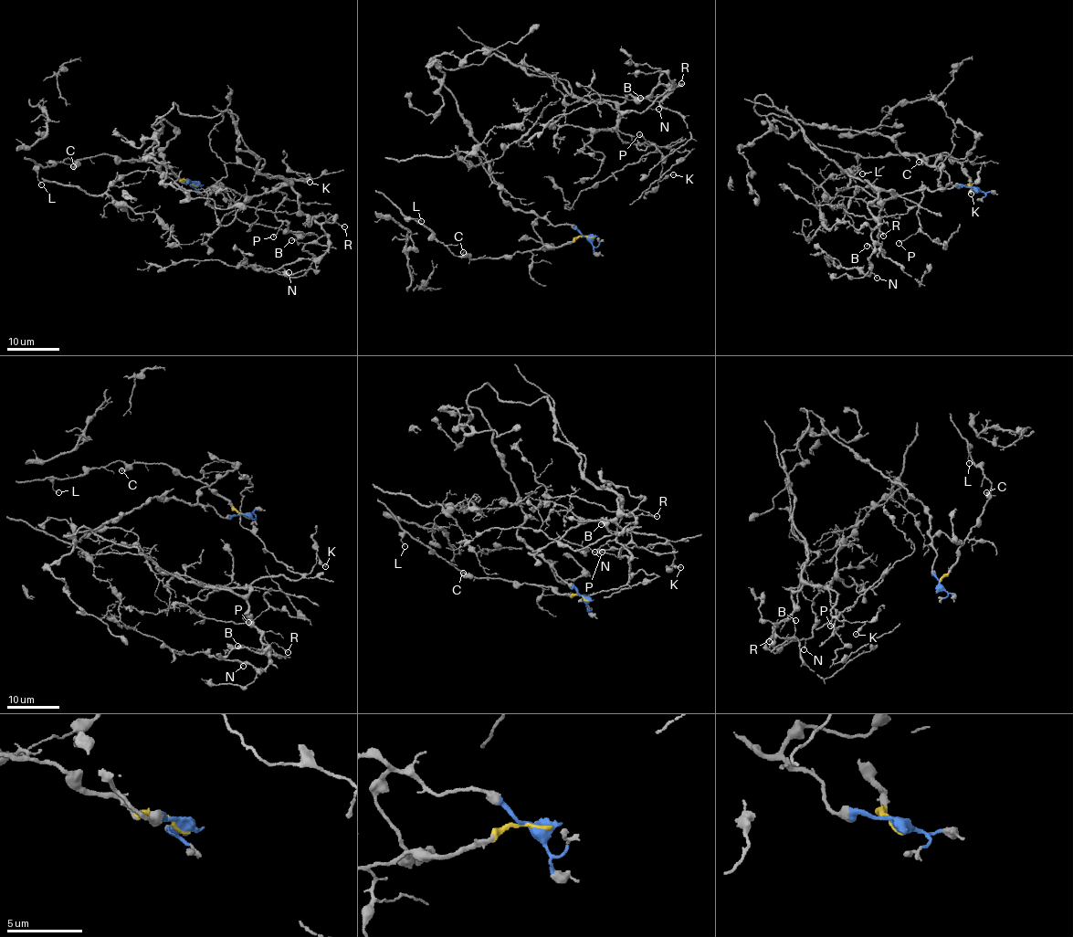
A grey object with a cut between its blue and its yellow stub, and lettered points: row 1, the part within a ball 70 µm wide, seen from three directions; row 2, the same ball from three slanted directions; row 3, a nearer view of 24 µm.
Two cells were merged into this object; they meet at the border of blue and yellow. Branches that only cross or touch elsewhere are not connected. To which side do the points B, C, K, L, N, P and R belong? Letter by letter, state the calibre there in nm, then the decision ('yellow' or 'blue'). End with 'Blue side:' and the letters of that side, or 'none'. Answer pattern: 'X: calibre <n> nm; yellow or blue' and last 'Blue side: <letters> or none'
B: calibre 140 nm; blue
C: calibre 120 nm; yellow
K: calibre 100 nm; blue
L: calibre 90 nm; yellow
N: calibre 110 nm; blue
P: calibre 130 nm; blue
R: calibre 140 nm; blue
Blue side: B, K, N, P, R

